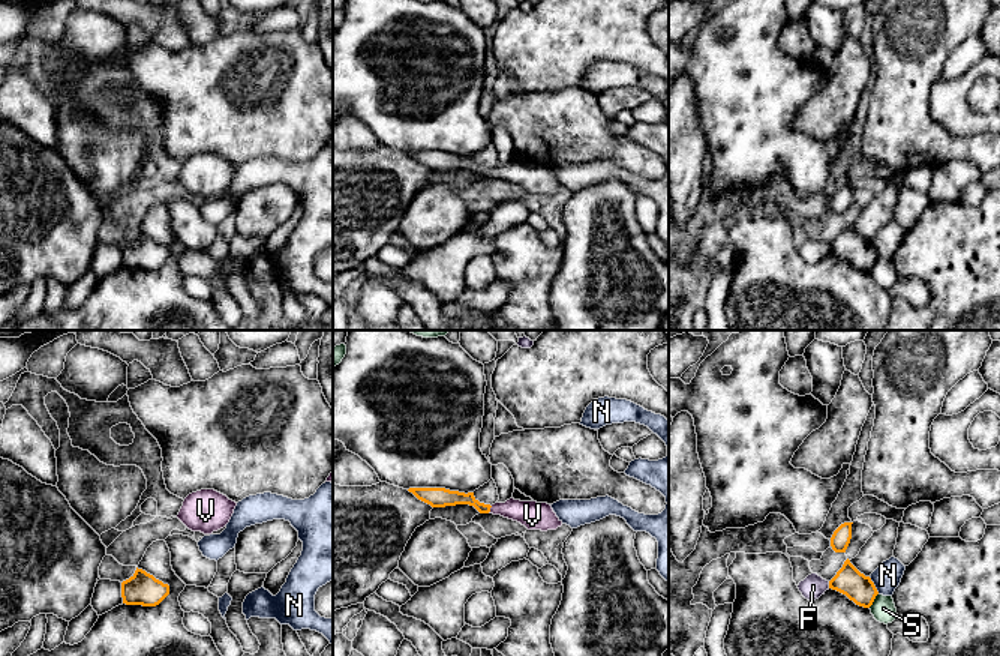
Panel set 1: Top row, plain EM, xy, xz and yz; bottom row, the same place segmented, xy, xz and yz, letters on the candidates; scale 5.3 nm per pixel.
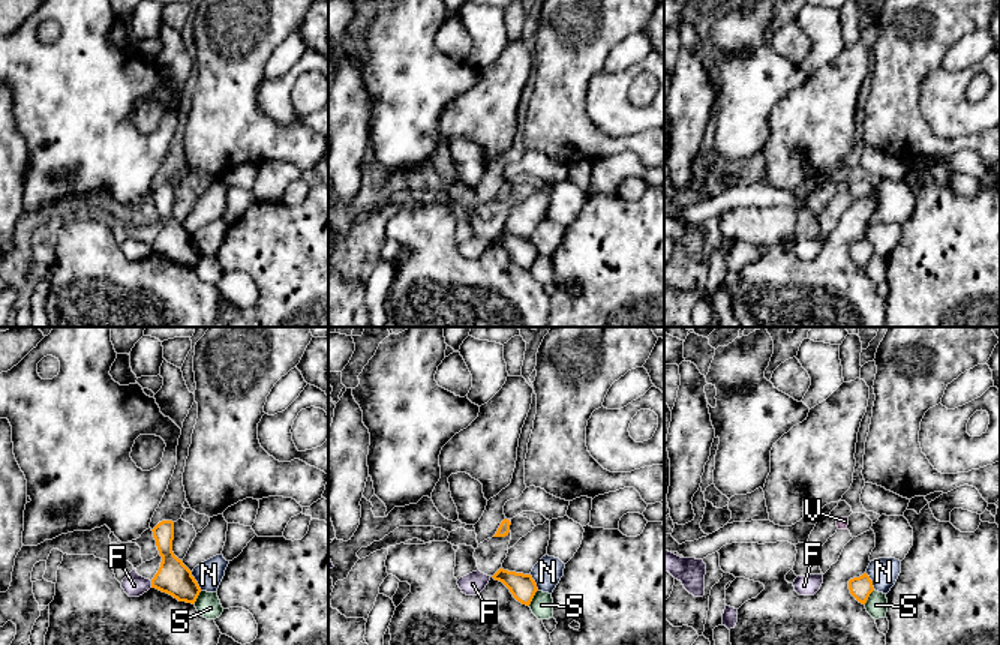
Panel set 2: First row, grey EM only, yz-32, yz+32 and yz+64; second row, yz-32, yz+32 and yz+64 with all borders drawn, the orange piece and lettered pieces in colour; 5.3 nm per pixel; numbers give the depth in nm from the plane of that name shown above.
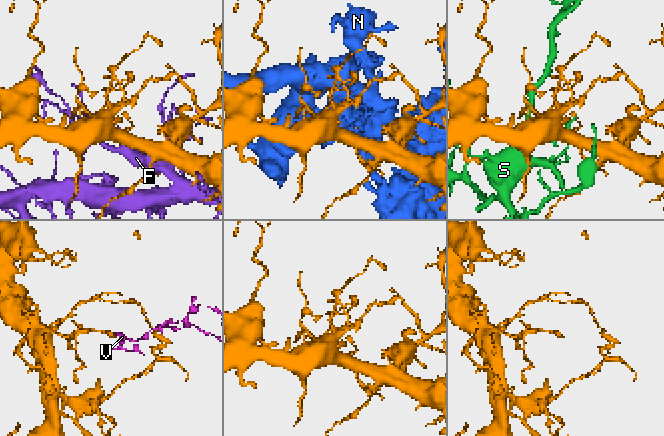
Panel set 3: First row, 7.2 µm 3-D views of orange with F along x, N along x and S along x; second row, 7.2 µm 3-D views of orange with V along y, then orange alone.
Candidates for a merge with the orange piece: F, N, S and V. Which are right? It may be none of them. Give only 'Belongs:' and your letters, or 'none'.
Belongs: V

